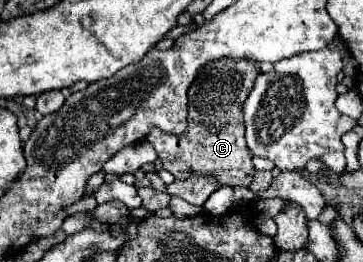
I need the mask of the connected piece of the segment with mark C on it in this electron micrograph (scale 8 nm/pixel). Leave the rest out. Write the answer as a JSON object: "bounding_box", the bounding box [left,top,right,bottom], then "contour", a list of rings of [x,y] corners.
{"bounding_box":[148,59,260,187],"contour":[[[218,59],[218,63],[210,63],[206,71],[198,73],[198,79],[190,87],[188,93],[188,127],[182,135],[166,135],[158,129],[154,129],[148,137],[152,147],[156,149],[158,157],[164,163],[164,169],[170,171],[176,179],[188,179],[188,177],[212,177],[222,185],[228,187],[248,187],[254,177],[254,165],[252,165],[252,153],[244,139],[244,119],[242,119],[242,105],[250,93],[250,87],[260,73],[260,67],[256,63],[246,63],[242,59],[240,63],[234,63],[232,59]]]}

